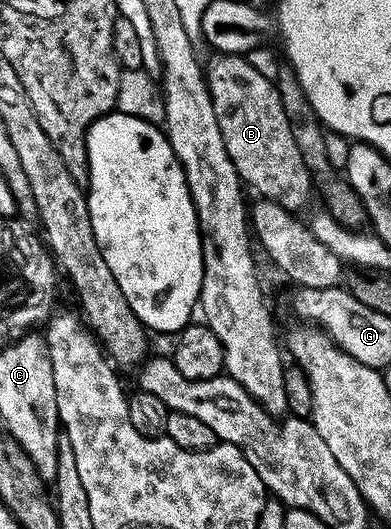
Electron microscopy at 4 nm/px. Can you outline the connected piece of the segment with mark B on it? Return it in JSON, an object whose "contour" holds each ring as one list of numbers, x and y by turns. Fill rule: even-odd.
{"contour":[[215,54,211,61,206,61,205,75,207,89,213,98,213,114,217,114,217,126,221,126,221,138,225,138,225,150,229,158,233,158,233,166,239,171,239,179,248,189,251,188,264,200,277,202,283,209,300,213,313,195,312,176,301,158,297,142,293,140,289,119,285,116,285,109,276,81,265,78,265,74,257,74,250,62,239,54]]}

